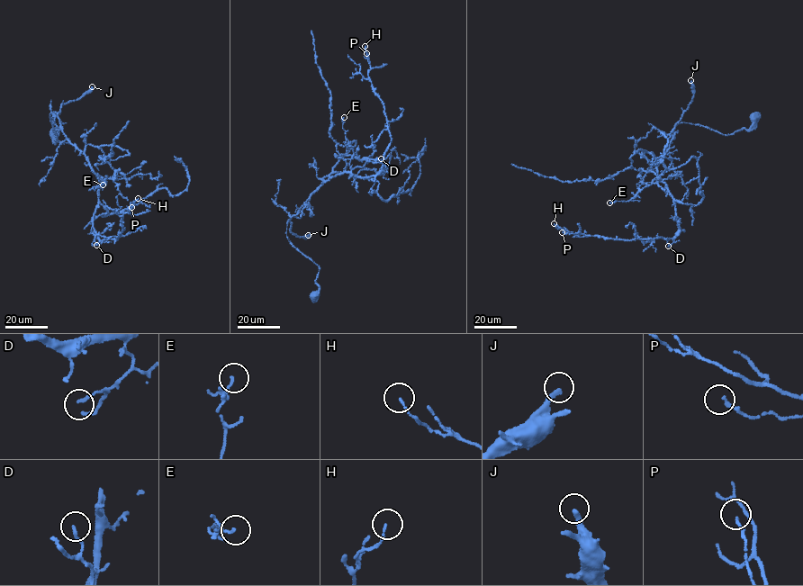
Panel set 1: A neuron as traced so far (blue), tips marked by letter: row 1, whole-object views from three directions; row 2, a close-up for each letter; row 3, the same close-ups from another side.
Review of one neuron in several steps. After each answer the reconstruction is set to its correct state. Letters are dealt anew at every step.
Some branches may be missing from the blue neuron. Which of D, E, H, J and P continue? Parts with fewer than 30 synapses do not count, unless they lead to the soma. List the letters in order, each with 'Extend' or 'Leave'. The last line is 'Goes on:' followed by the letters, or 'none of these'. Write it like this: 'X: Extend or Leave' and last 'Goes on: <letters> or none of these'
D: Leave
E: Leave
H: Leave
J: Leave
P: Leave
Goes on: none of these

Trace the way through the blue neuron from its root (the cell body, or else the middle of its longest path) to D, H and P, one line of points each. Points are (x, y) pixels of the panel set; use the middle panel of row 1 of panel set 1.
D: (316, 296), (319, 266), (290, 242), (288, 221), (330, 177), (348, 172), (368, 177), (380, 172), (381, 158)
H: (316, 296), (319, 266), (290, 242), (289, 220), (335, 175), (379, 173), (391, 142), (365, 46)
P: (316, 296), (319, 266), (290, 242), (287, 225), (330, 177), (381, 170), (391, 135), (366, 53)

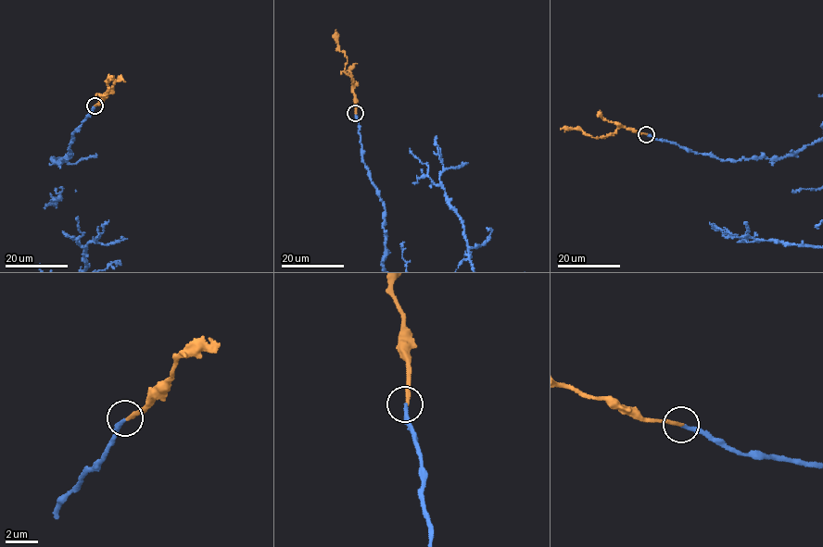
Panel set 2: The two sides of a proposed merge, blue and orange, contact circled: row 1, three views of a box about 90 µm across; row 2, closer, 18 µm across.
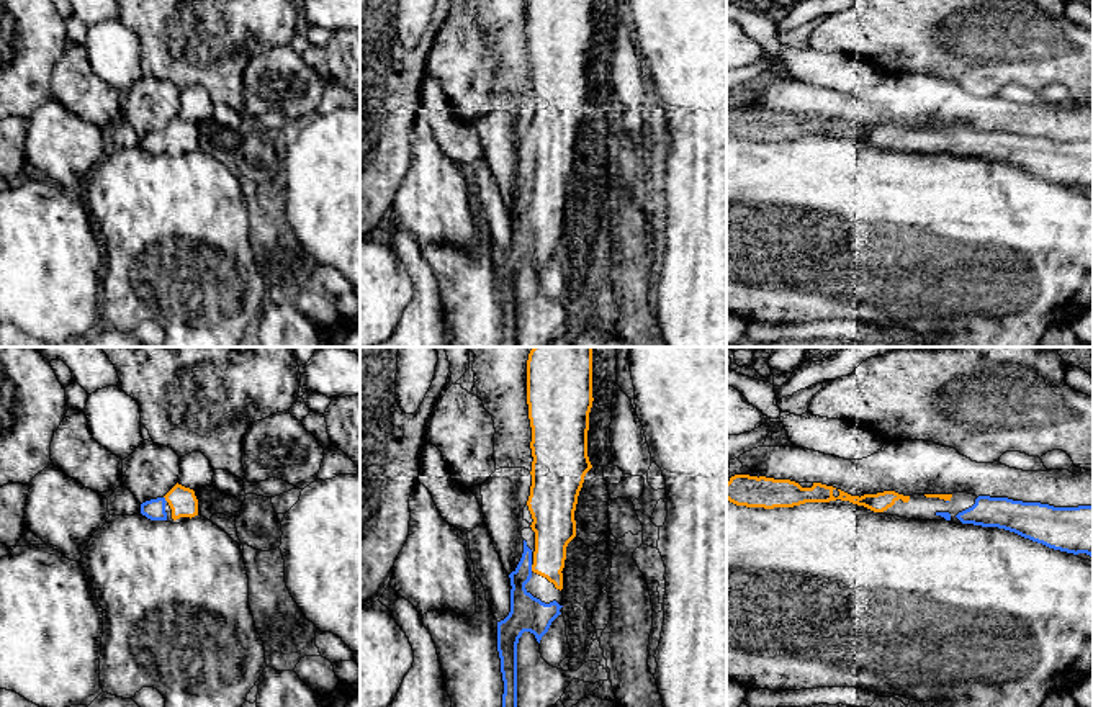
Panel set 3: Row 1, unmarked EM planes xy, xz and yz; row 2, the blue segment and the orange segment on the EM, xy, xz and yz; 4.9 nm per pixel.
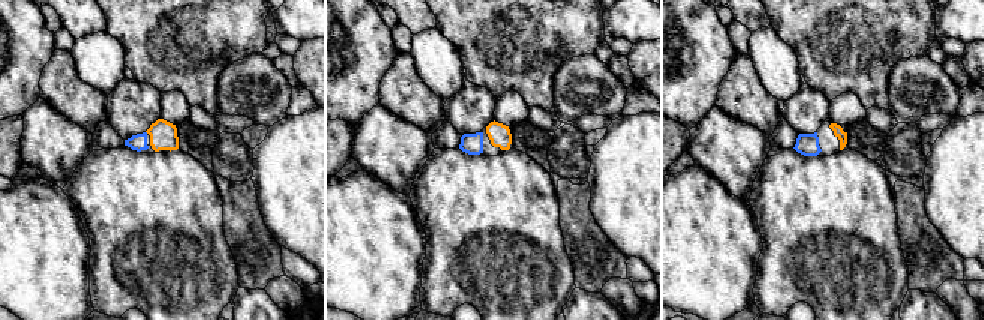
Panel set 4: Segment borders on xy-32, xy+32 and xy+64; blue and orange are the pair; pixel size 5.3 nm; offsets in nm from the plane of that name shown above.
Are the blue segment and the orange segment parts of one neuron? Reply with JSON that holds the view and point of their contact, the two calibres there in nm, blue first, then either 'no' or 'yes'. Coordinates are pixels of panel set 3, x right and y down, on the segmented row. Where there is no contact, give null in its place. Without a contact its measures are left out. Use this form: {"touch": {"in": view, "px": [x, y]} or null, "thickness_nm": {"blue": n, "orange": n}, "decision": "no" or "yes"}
{"touch": {"in": "xz", "px": [530, 568]}, "thickness_nm": {"blue": 180, "orange": 200}, "decision": "yes"}

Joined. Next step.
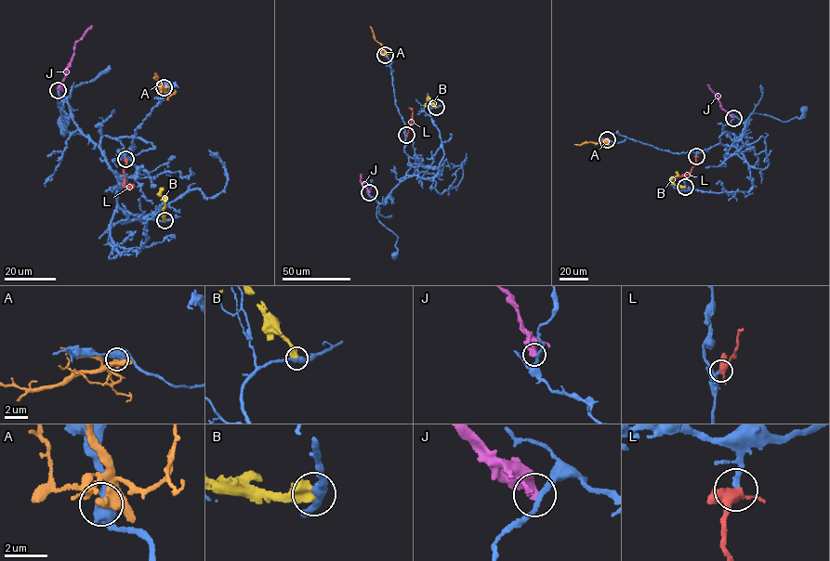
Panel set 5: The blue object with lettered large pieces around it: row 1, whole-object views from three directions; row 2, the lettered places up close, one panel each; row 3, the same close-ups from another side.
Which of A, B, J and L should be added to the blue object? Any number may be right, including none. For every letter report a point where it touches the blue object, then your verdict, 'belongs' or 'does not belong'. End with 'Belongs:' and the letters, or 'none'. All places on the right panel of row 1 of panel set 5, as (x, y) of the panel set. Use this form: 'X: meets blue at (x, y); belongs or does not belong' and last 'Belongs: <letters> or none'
A: meets blue at (607, 139); does not belong
B: meets blue at (685, 187); does not belong
J: meets blue at (733, 118); does not belong
L: meets blue at (696, 156); belongs
Belongs: L

